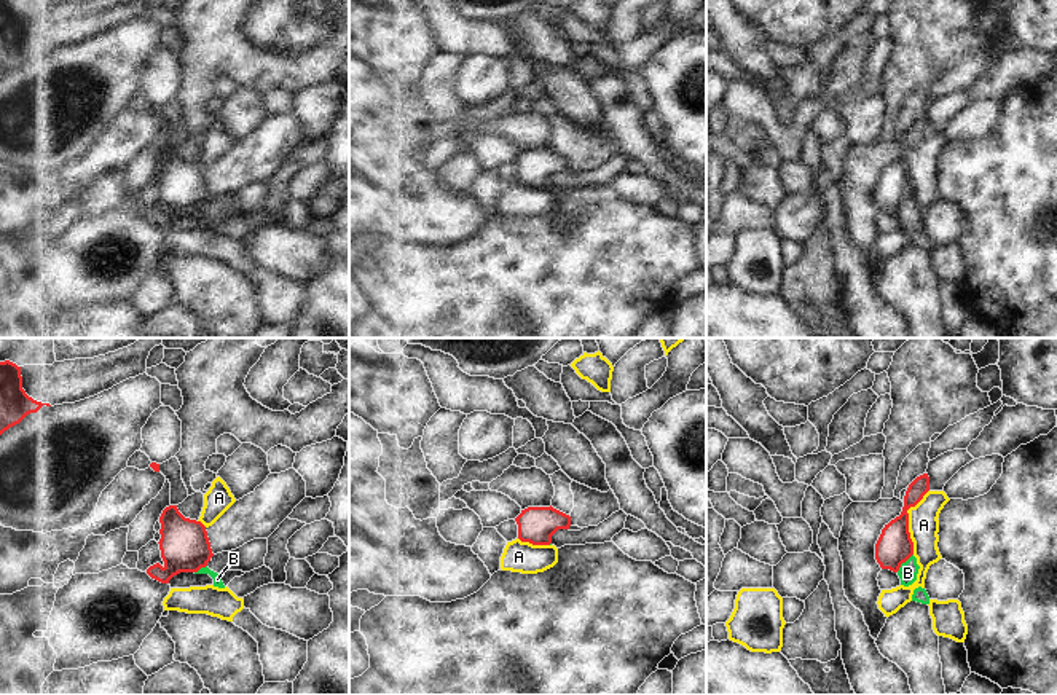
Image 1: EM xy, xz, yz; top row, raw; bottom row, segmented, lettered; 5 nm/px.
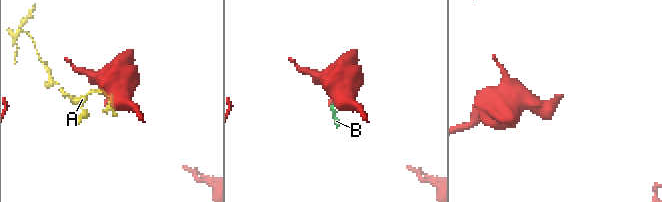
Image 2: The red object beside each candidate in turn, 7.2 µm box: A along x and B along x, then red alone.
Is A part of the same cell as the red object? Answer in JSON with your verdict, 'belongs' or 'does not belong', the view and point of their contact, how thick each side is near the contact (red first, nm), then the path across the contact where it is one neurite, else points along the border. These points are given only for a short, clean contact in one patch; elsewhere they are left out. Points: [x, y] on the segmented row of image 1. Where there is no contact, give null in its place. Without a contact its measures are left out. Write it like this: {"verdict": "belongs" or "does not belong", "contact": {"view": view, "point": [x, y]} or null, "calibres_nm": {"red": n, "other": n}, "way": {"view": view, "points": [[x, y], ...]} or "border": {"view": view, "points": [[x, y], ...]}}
{"verdict": "does not belong", "contact": {"view": "yz", "point": [907, 522]}, "calibres_nm": {"red": 180, "other": 160}}

